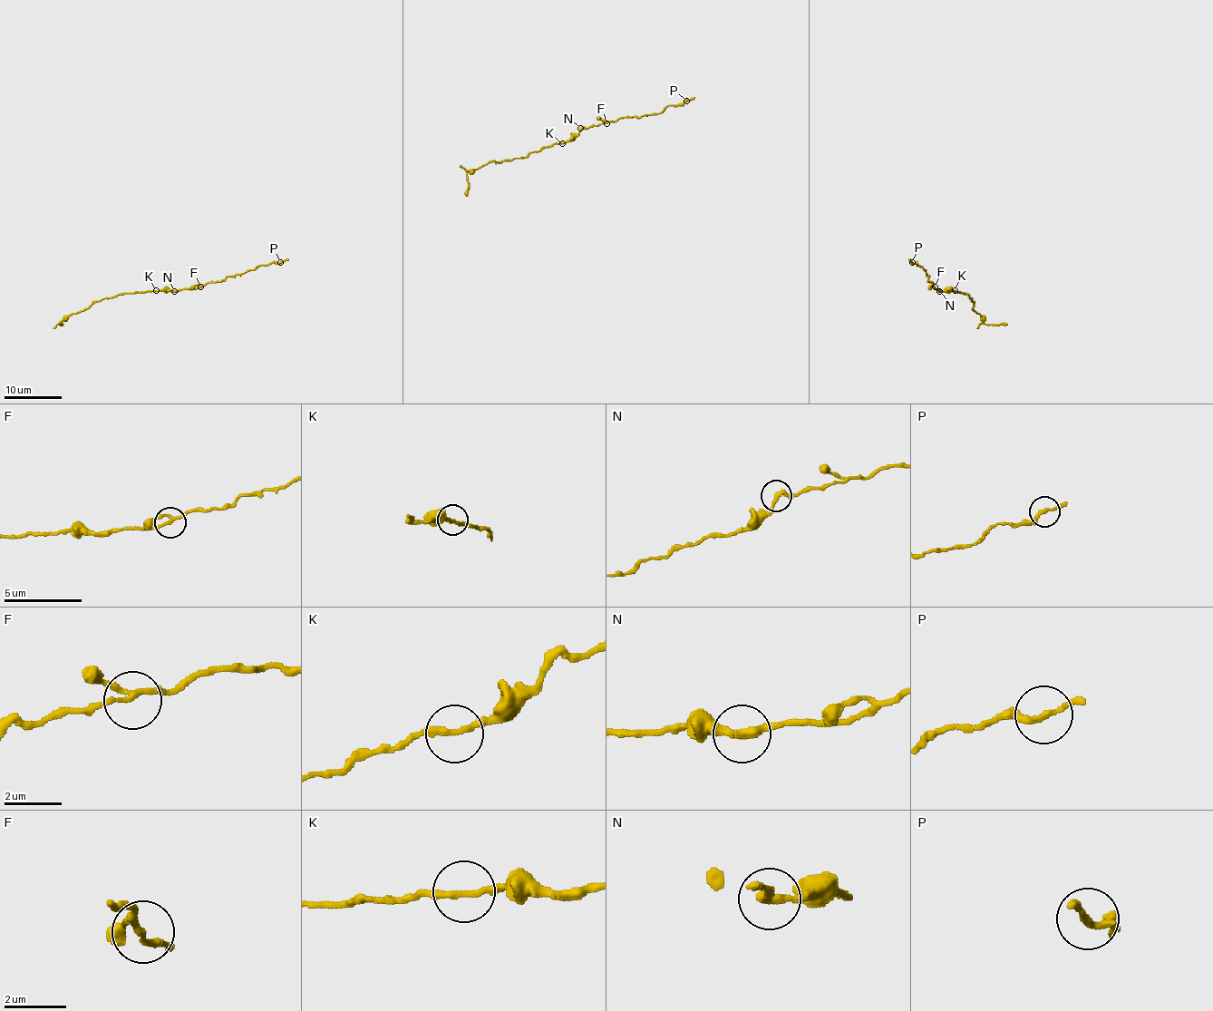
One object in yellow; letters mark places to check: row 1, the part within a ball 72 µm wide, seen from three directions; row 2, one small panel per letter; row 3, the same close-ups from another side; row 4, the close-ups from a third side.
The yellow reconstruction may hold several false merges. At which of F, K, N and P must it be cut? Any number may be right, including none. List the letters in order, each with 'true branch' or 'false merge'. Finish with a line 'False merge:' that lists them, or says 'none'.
F: true branch
K: true branch
N: true branch
P: true branch
False merge: none

